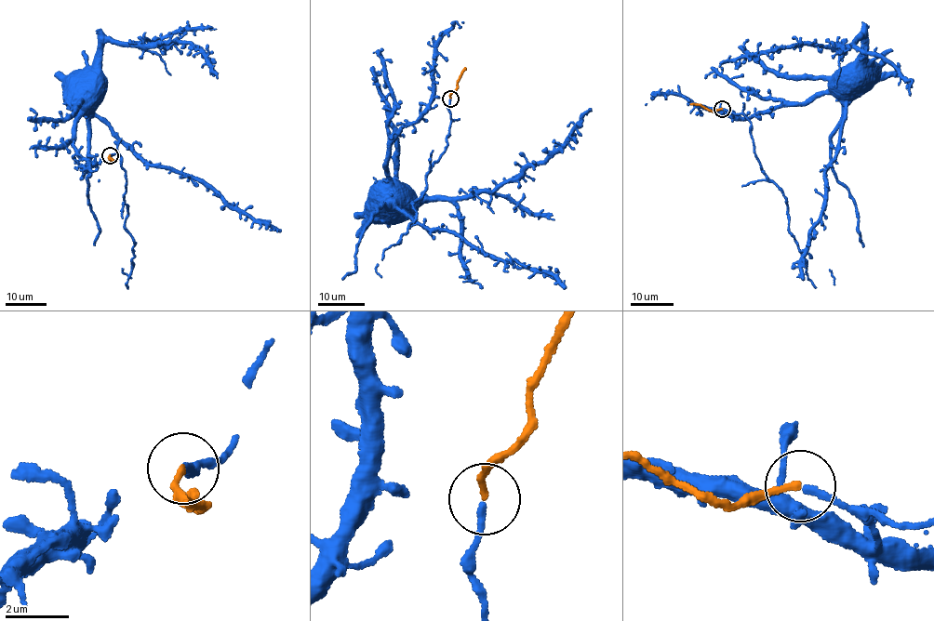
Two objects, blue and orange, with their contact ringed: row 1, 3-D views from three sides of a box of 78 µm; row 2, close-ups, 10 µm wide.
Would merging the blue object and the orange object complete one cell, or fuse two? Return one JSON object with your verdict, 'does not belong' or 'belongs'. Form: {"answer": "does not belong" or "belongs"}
{"answer": "belongs"}

